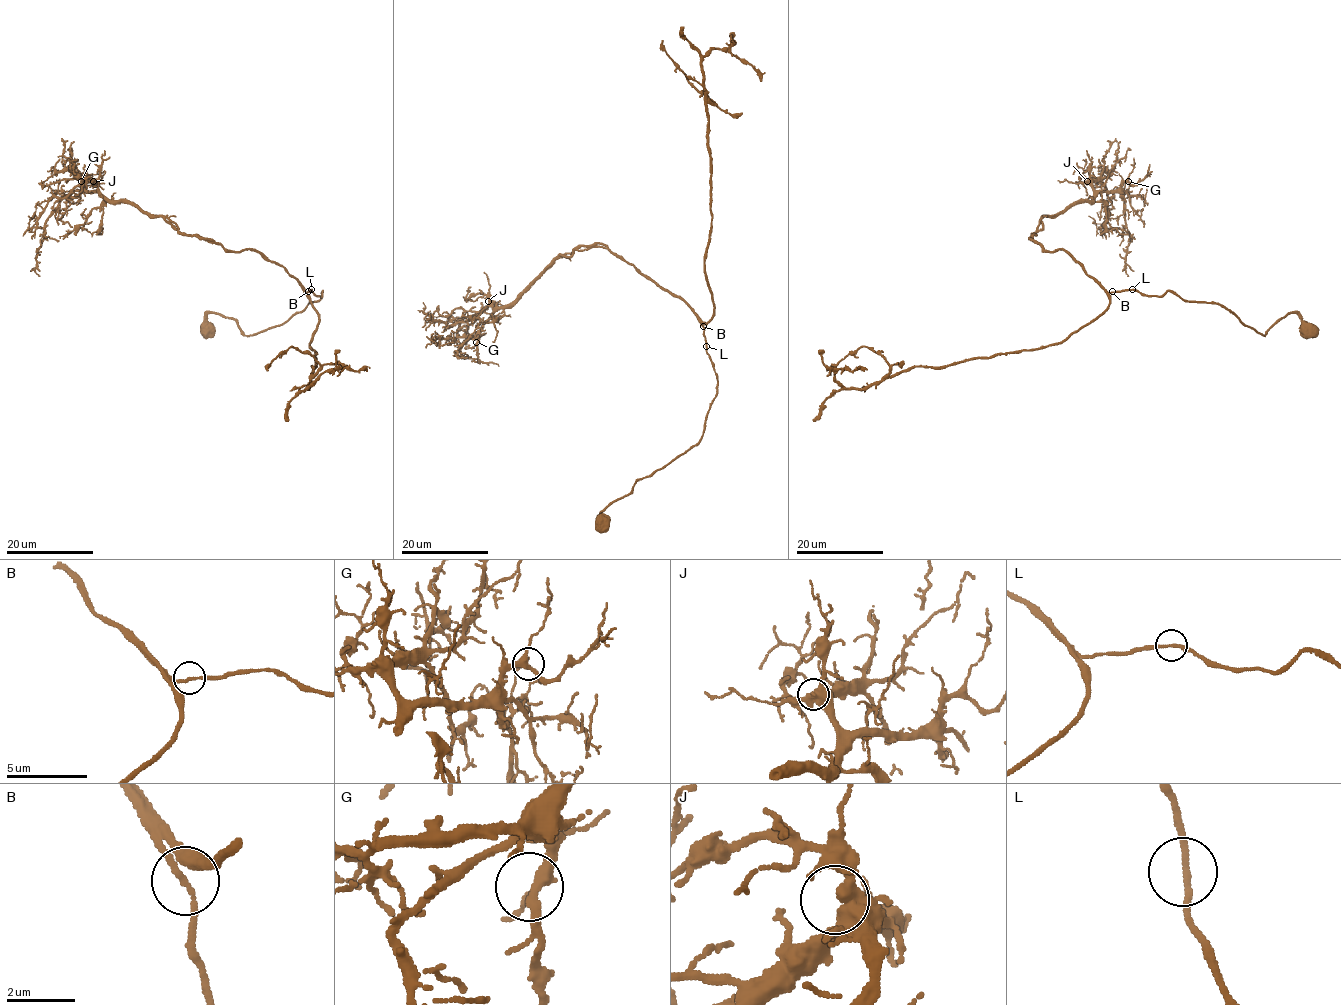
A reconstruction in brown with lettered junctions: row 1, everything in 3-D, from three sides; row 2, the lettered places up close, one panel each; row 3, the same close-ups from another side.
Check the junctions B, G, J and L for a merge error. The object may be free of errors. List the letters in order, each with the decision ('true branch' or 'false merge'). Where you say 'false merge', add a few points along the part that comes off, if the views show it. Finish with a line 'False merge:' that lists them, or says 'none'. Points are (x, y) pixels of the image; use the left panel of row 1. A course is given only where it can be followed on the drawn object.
B: true branch
G: true branch
J: true branch
L: true branch
False merge: none

